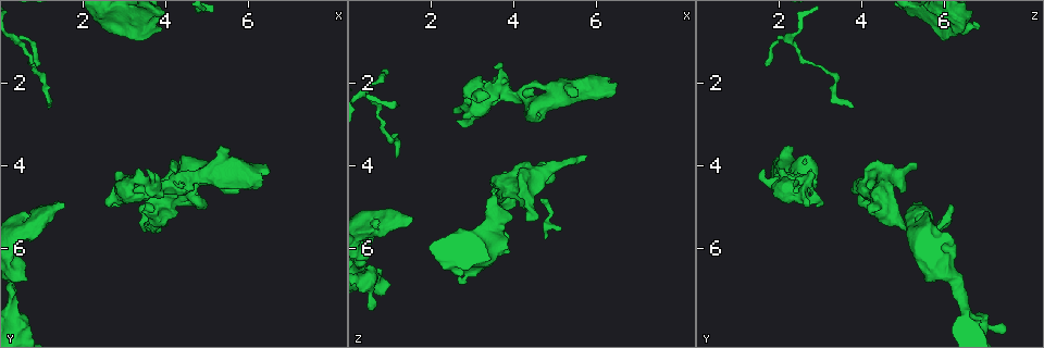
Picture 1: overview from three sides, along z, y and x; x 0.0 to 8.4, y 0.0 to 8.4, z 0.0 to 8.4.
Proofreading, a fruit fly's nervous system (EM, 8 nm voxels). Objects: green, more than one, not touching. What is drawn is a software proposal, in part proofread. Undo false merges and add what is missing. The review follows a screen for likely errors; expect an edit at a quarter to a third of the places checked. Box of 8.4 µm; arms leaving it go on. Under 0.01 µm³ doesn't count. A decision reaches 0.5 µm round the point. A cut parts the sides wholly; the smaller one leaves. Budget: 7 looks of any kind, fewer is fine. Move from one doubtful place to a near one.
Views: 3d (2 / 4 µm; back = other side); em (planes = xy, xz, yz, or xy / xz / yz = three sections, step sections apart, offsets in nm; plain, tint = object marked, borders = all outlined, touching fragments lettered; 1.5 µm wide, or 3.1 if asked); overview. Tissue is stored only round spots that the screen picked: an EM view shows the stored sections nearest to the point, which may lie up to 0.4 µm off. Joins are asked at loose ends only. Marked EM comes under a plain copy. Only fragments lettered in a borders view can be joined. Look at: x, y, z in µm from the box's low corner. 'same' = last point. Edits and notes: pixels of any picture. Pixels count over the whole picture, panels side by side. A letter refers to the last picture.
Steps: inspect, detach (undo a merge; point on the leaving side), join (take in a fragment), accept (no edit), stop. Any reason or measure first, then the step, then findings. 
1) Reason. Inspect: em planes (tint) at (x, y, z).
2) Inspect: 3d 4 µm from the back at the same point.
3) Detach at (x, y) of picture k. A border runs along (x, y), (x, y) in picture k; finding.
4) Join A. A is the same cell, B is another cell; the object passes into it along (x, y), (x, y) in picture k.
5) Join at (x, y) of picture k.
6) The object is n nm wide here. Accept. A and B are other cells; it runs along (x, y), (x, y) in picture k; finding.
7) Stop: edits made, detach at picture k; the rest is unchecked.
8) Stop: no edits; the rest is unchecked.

Tapers out. Inspect: em xy step 8 (tint) at (3.40, 5.00, 6.20).

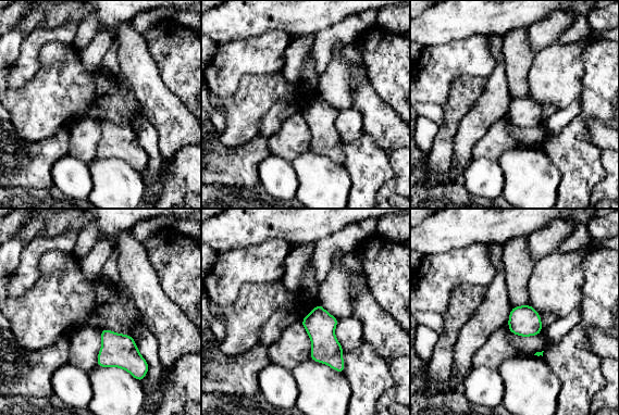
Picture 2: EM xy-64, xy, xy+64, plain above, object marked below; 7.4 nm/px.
Cut it another way. Inspect: em planes (borders) at the same point.

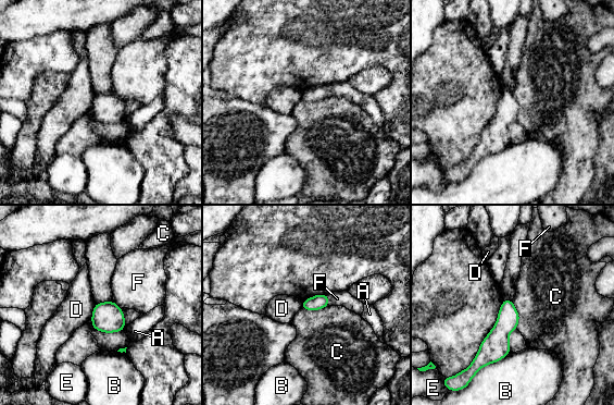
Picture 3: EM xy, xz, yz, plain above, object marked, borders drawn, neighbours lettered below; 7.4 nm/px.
Accept. A, B, C, D, E and F are other cells; a border runs along (511, 301), (518, 313), (517, 329) in picture 3; none of them fits.

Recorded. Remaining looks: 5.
Tapers out. Inspect: 3d 2 µm at (4.60, 4.55, 2.15).

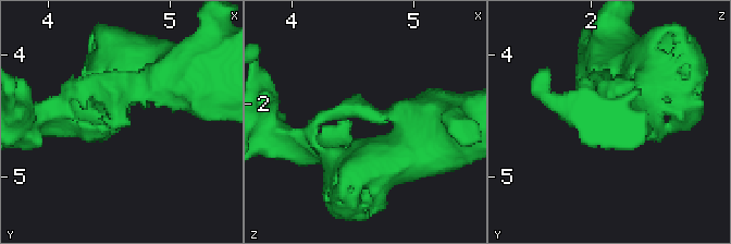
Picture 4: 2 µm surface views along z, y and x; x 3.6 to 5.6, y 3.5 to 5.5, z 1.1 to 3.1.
Inspect: em planes (borders) at (4.62, 4.60, 2.08).

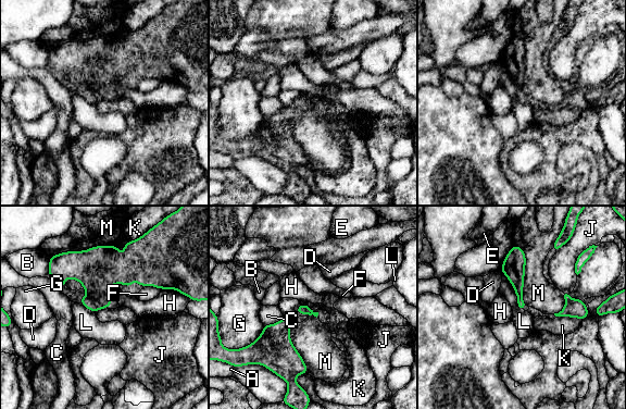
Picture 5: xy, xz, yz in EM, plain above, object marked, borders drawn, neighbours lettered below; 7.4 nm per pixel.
Accept. A, B, C, D, E, F, G, H, J, K, L and M are other cells; it runs along (51, 273), (141, 269), (164, 285) in picture 5; no lettered fragment goes on from it.

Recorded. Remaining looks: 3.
Free end. Inspect: em planes (borders) at (2.70, 5.00, 2.85).

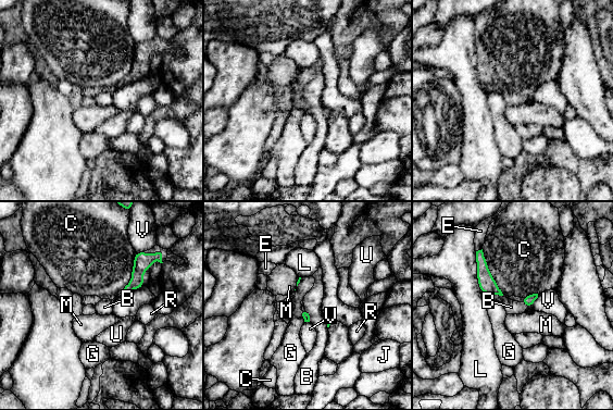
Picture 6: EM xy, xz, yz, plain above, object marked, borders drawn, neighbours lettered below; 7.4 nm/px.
Accept. B, C, E, G, J, L, M, R, U and V are other cells; a border runs along (480, 292), (502, 296) in picture 6; no lettered fragment goes on from it.

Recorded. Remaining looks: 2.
Stop: no edits; the rest is unchecked.

